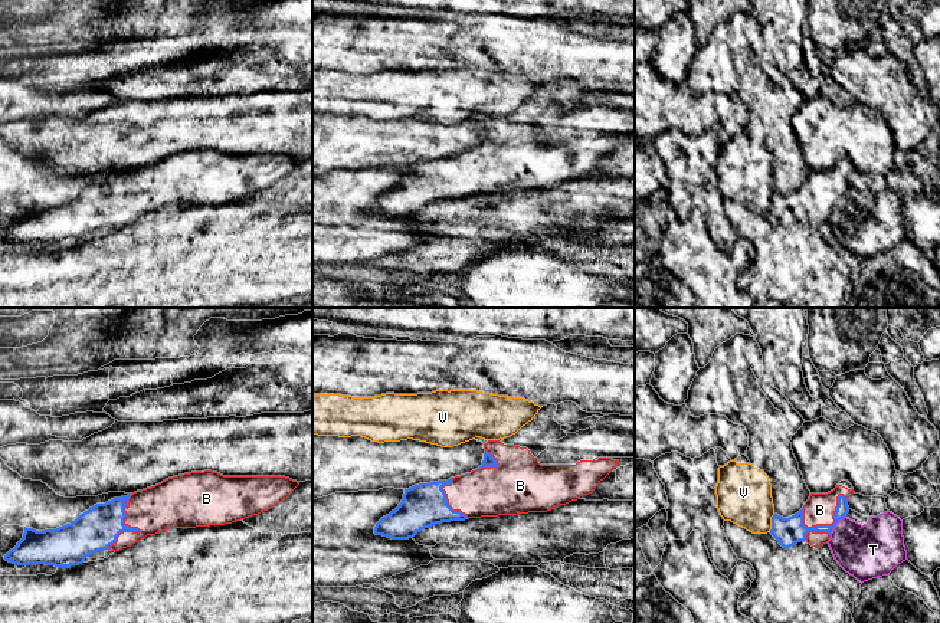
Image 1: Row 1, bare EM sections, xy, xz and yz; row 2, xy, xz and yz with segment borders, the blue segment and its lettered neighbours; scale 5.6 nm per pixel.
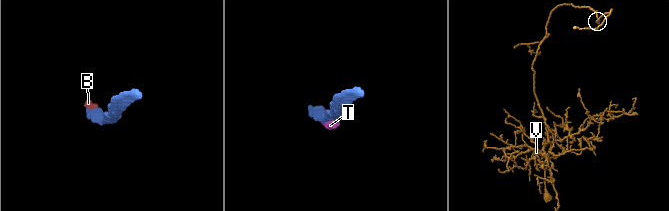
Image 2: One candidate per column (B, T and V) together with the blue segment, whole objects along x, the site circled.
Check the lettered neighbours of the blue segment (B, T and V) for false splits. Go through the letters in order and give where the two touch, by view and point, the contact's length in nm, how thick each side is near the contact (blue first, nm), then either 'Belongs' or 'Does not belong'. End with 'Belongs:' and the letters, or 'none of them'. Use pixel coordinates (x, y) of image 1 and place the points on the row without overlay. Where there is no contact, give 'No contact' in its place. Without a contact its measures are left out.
B: Touches blue at yz (834, 200). Shared border 340 nm. Thickness 150 nm (blue) against 170 nm. Belongs
T: Touches blue at yz (837, 200). Shared border 140 nm. Thickness 140 nm (blue) against 300 nm. Does not belong
V: Touches blue at yz (772, 200). Shared border 110 nm. Thickness 160 nm (blue) against 300 nm. Does not belong
Belongs: B

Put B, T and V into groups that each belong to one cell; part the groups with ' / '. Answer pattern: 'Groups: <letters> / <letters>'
Groups: B / T / V

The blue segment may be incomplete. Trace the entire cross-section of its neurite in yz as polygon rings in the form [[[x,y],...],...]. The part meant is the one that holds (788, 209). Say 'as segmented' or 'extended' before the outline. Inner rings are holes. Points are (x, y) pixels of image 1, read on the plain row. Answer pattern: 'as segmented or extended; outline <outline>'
extended; outline [[[836,163],[828,171],[810,171],[797,191],[789,196],[774,191],[770,212],[783,226],[790,226],[800,219],[819,226],[829,219],[838,199],[849,190],[848,176],[852,171],[854,167],[842,163]]]

